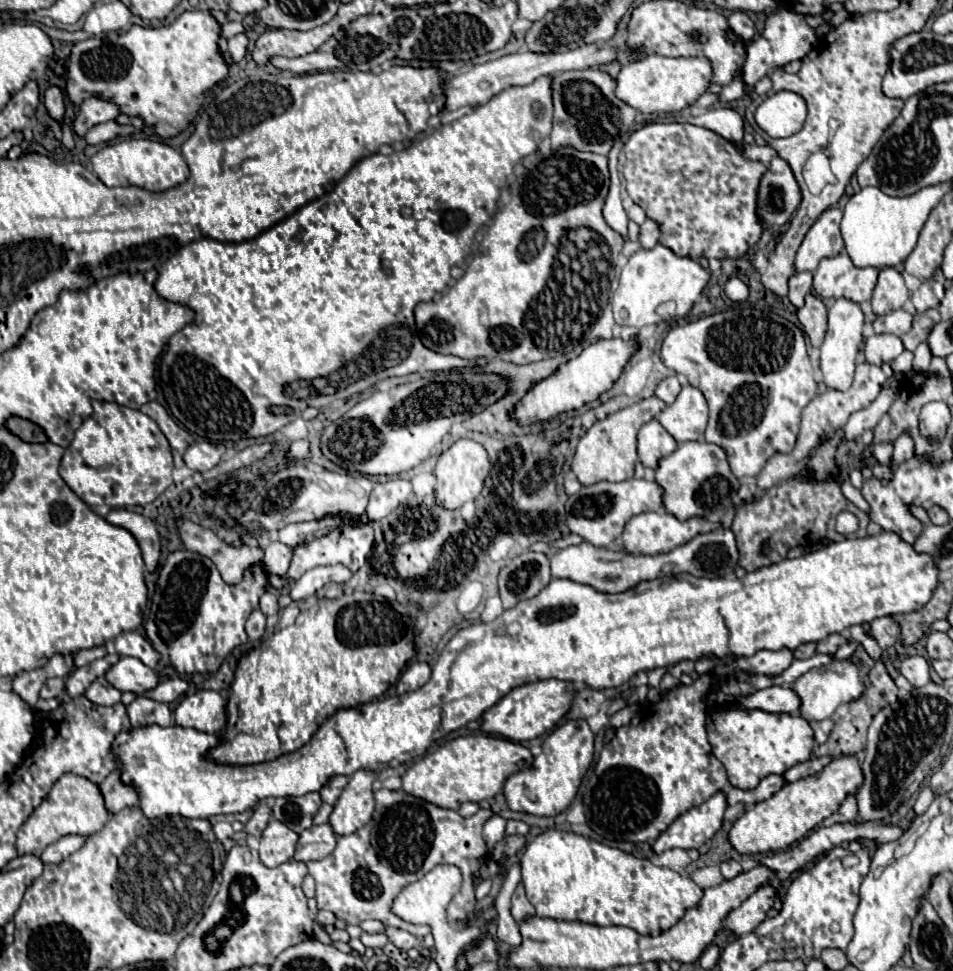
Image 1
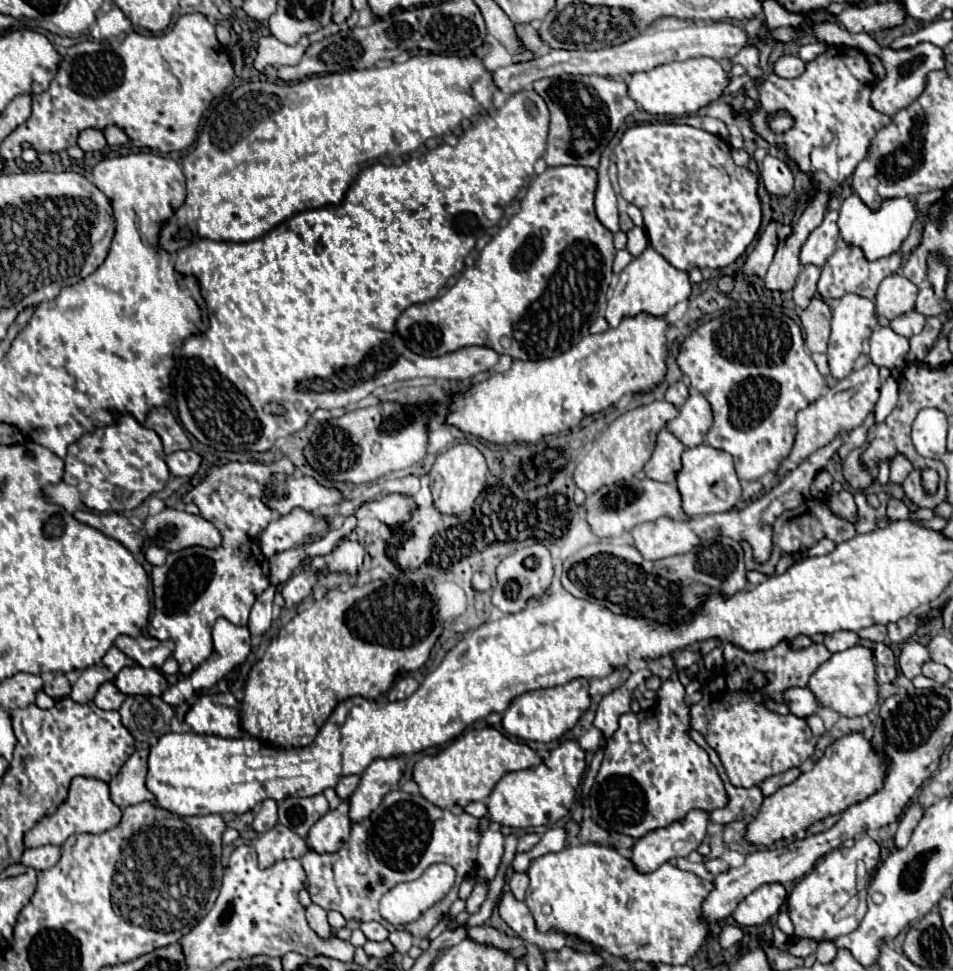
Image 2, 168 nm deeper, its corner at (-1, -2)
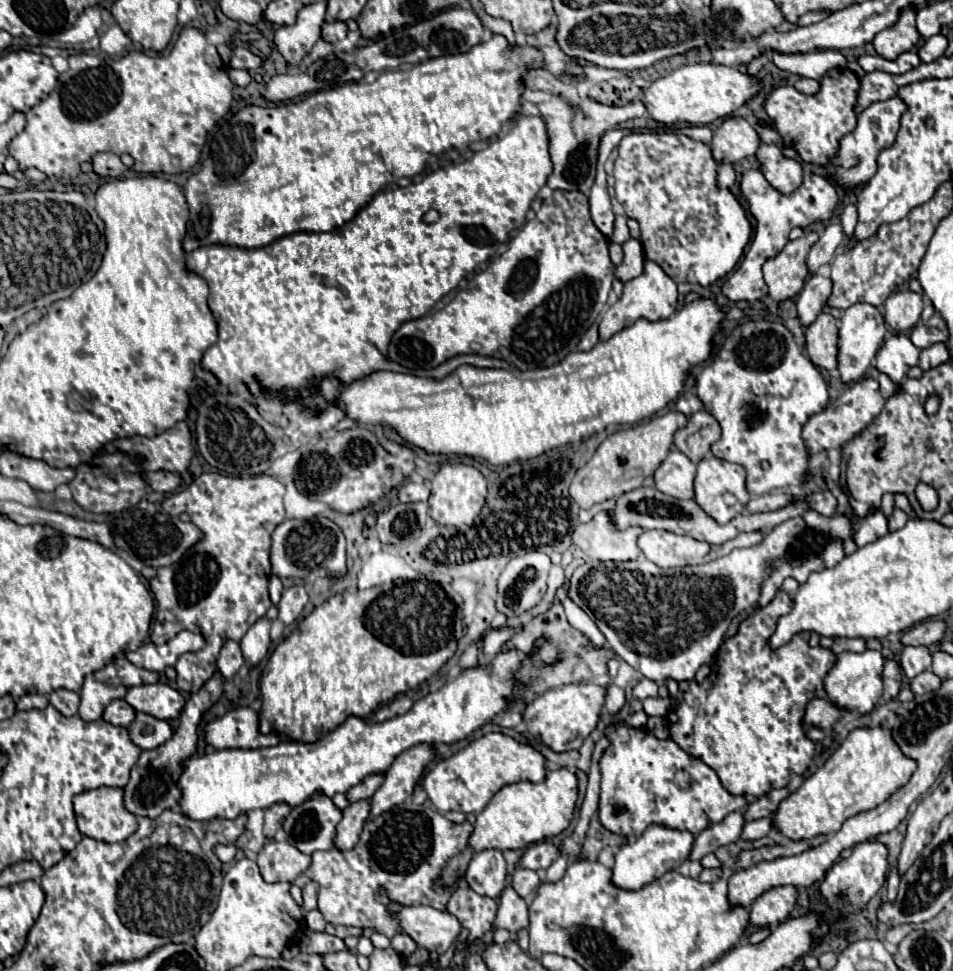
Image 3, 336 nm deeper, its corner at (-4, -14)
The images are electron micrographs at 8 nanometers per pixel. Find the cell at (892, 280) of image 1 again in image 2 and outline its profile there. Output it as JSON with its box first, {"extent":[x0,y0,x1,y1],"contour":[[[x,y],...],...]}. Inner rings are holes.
{"extent":[875,275,917,319],"contour":[[[889,275],[877,291],[875,307],[879,315],[885,315],[887,319],[895,319],[915,307],[917,287],[905,279],[903,275]]]}

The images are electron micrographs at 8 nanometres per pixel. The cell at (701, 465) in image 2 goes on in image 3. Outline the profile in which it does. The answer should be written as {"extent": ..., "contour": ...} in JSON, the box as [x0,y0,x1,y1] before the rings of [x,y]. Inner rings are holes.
{"extent":[694,457,748,525],"contour":[[[704,457],[698,463],[696,479],[694,479],[694,493],[696,493],[696,503],[720,525],[728,523],[736,515],[740,515],[748,503],[748,493],[744,487],[744,469],[736,463],[728,463],[716,457]]]}

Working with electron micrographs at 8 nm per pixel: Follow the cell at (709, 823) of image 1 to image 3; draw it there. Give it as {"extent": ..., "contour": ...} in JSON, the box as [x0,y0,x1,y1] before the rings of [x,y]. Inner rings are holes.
{"extent":[612,825,694,889],"contour":[[[652,825],[644,831],[644,835],[636,841],[630,841],[618,849],[616,865],[612,867],[612,881],[620,889],[640,889],[660,879],[664,873],[678,869],[684,861],[688,861],[694,845],[694,835],[688,831],[676,831],[660,825]]]}

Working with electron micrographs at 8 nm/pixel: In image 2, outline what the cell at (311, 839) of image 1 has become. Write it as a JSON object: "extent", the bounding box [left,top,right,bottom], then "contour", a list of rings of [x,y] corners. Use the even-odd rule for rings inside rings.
{"extent":[307,801,349,853],"contour":[[[341,801],[337,809],[329,811],[311,827],[307,843],[319,853],[333,853],[345,845],[345,841],[349,839],[349,829],[349,801]]]}

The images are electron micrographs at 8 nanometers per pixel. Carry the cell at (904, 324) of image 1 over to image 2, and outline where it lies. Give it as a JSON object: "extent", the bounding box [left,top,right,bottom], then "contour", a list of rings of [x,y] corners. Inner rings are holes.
{"extent":[891,311,925,339],"contour":[[[907,311],[905,315],[899,315],[891,321],[891,329],[907,339],[921,333],[923,327],[925,327],[925,315],[917,313],[917,311]]]}

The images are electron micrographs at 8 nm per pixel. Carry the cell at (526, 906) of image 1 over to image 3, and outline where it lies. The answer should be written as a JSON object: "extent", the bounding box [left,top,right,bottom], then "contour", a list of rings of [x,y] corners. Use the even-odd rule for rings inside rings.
{"extent":[512,869,540,899],"contour":[[[516,869],[514,875],[512,875],[512,889],[514,889],[522,899],[526,899],[530,893],[534,893],[538,885],[540,885],[540,879],[538,879],[536,871]]]}

